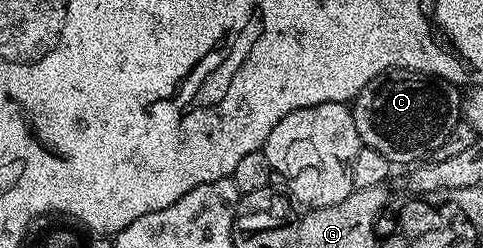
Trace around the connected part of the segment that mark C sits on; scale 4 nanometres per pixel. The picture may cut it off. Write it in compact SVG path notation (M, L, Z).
M390 71L376 77L351 102L355 131L359 131L362 146L379 151L394 166L412 166L421 163L441 146L443 139L451 135L451 131L462 120L461 103L463 93L452 81L442 81L440 77L426 77L423 73L408 71Z

